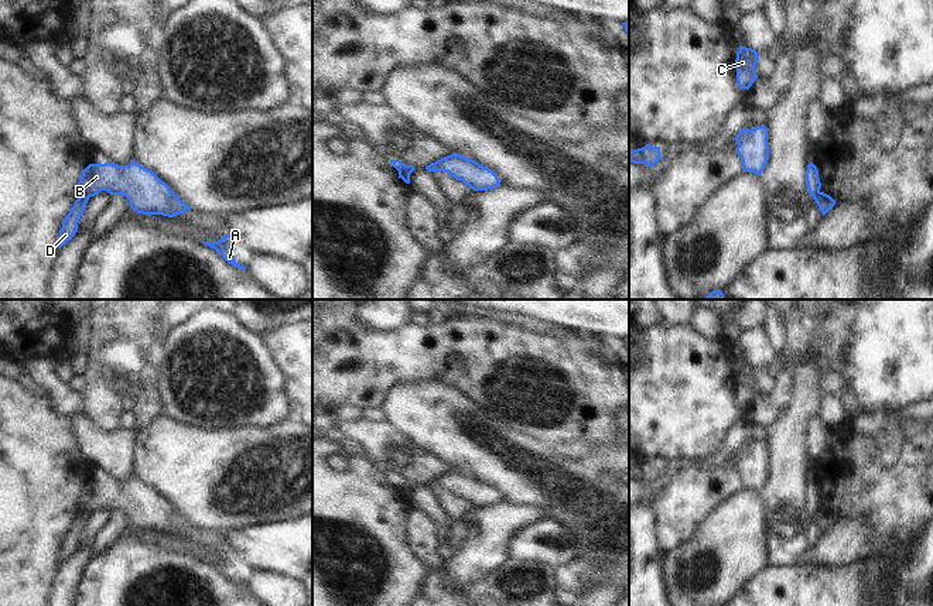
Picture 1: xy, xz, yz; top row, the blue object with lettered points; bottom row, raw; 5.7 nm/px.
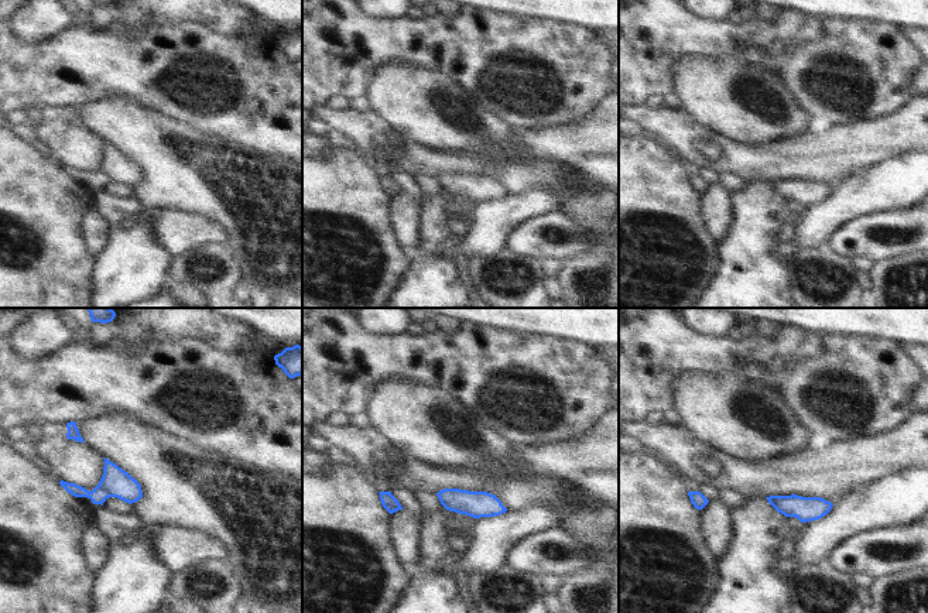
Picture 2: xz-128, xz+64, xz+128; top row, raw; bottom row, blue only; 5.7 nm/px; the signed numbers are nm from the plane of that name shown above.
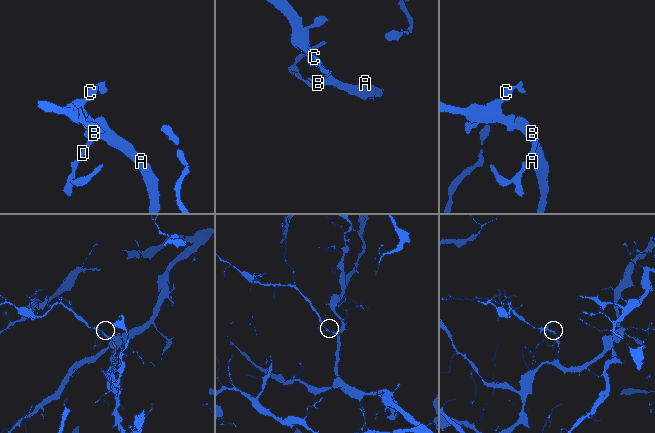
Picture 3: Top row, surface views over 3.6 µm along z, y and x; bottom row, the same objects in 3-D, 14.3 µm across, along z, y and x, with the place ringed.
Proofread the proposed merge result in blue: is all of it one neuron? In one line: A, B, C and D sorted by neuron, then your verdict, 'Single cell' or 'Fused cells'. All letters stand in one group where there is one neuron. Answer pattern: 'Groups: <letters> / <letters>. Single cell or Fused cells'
Groups: A B C / D. Fused cells

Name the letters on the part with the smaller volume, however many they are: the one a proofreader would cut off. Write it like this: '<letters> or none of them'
D

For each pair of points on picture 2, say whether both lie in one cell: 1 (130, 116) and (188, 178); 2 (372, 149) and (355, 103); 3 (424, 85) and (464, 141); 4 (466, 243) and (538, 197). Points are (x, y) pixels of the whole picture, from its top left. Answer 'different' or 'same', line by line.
1: same
2: different
3: same
4: same

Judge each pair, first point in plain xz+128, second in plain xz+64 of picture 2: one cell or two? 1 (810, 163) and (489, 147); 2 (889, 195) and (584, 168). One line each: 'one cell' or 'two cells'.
1: two cells
2: one cell

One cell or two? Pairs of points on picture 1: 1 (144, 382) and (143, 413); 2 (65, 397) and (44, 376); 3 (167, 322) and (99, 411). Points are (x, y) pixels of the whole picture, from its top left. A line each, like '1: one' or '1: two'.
1: one
2: one
3: two

